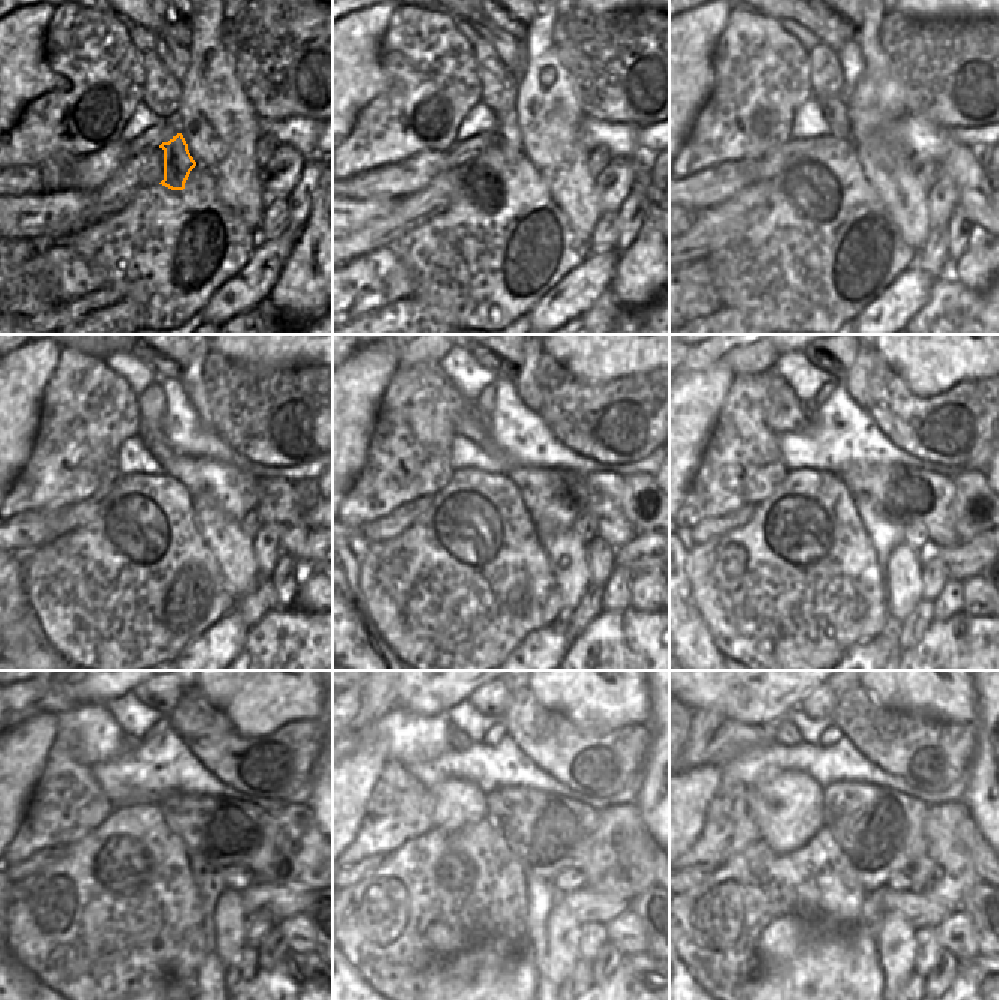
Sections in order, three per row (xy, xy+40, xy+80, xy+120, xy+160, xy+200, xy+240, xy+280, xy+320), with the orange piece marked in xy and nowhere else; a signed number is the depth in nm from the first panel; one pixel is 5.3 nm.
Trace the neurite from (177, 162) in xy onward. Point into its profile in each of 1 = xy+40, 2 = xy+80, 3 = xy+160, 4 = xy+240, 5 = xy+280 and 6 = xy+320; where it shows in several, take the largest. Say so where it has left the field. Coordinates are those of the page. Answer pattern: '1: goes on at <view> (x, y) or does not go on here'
1: goes on at xy+40 (506, 125)
2: goes on at xy+80 (834, 110)
3: goes on at xy+160 (471, 423)
4: goes on at xy+240 (126, 741)
5: goes on at xy+280 (458, 739)
6: goes on at xy+320 (786, 732)

